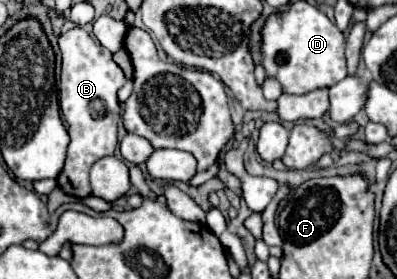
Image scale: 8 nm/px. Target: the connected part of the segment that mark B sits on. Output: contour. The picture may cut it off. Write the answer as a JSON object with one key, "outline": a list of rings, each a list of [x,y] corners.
{"outline":[[[73,27],[59,35],[61,49],[61,83],[59,83],[59,105],[67,121],[67,131],[71,137],[65,167],[57,185],[73,195],[87,197],[91,195],[89,187],[89,169],[91,165],[107,155],[113,155],[117,147],[117,123],[121,117],[121,105],[117,91],[125,85],[123,69],[113,61],[113,53],[95,41],[81,27]]]}

